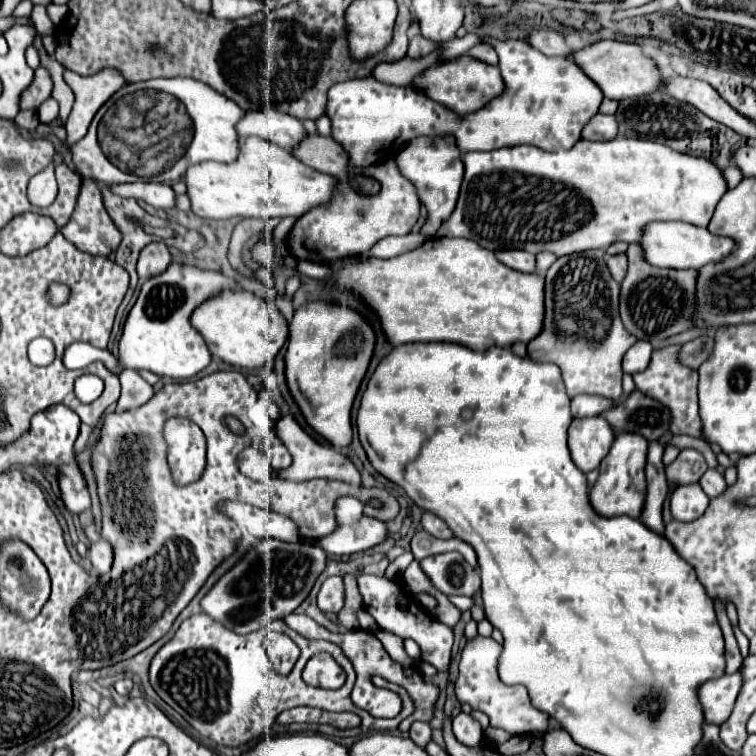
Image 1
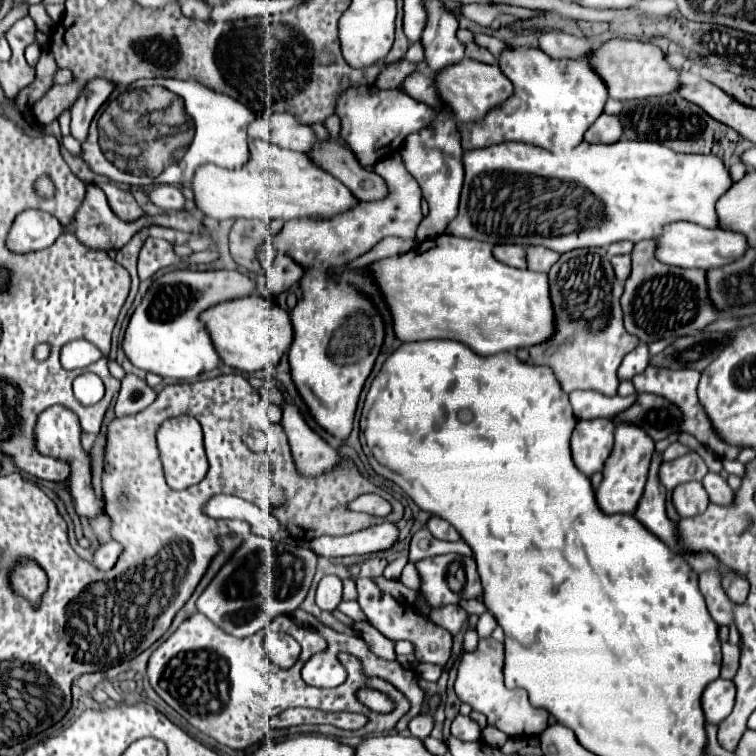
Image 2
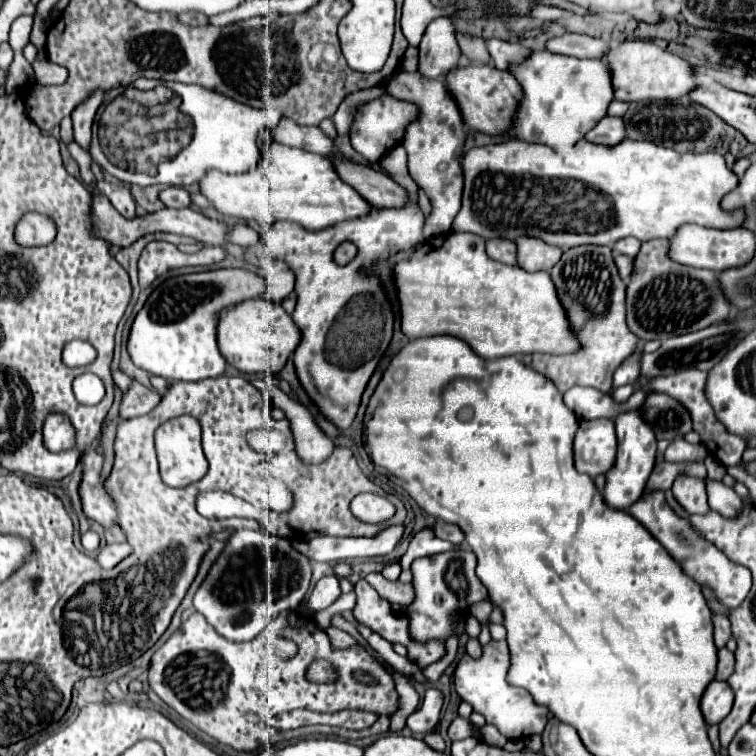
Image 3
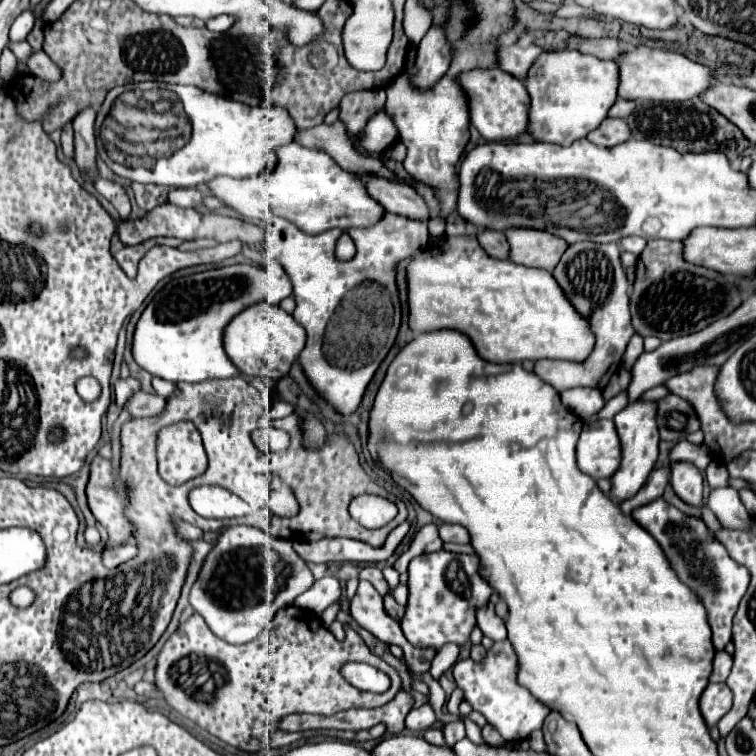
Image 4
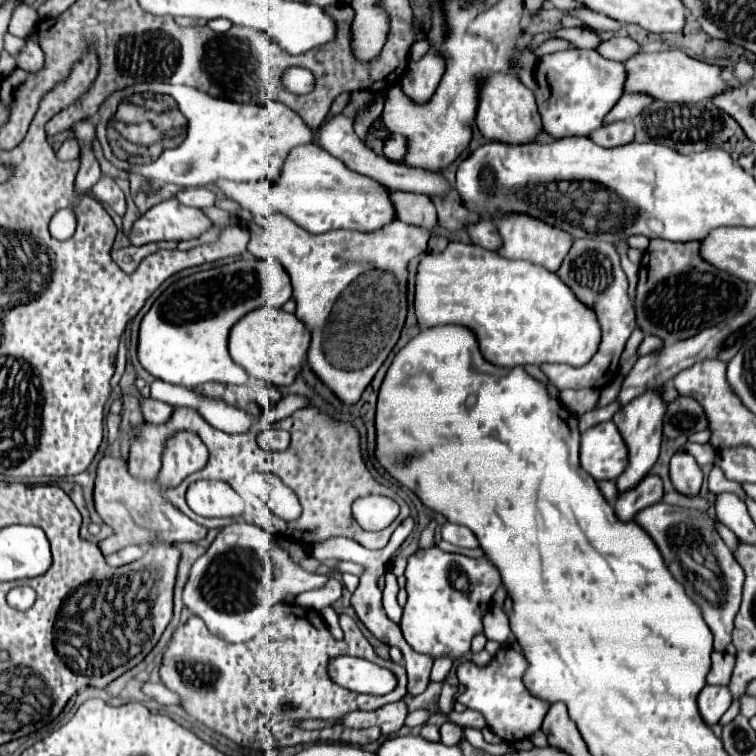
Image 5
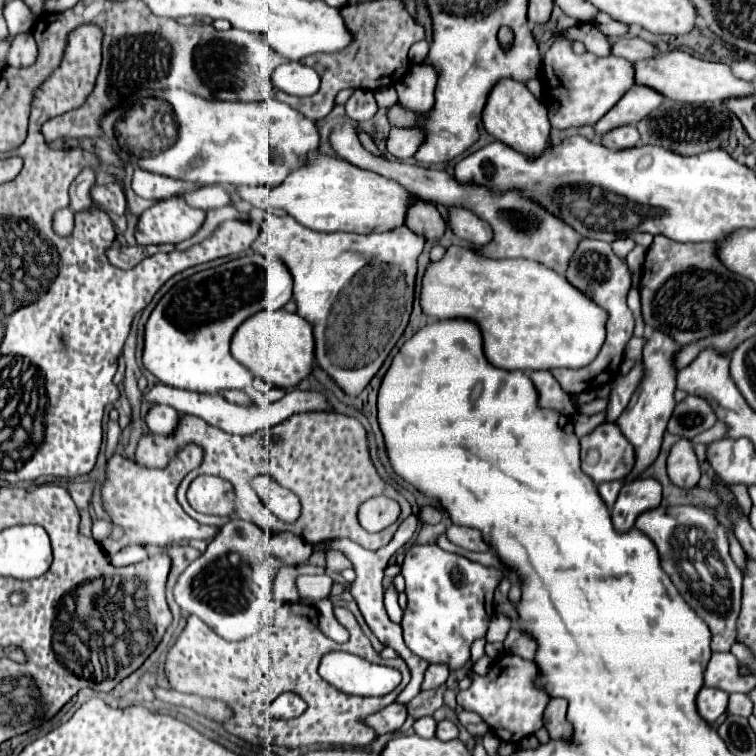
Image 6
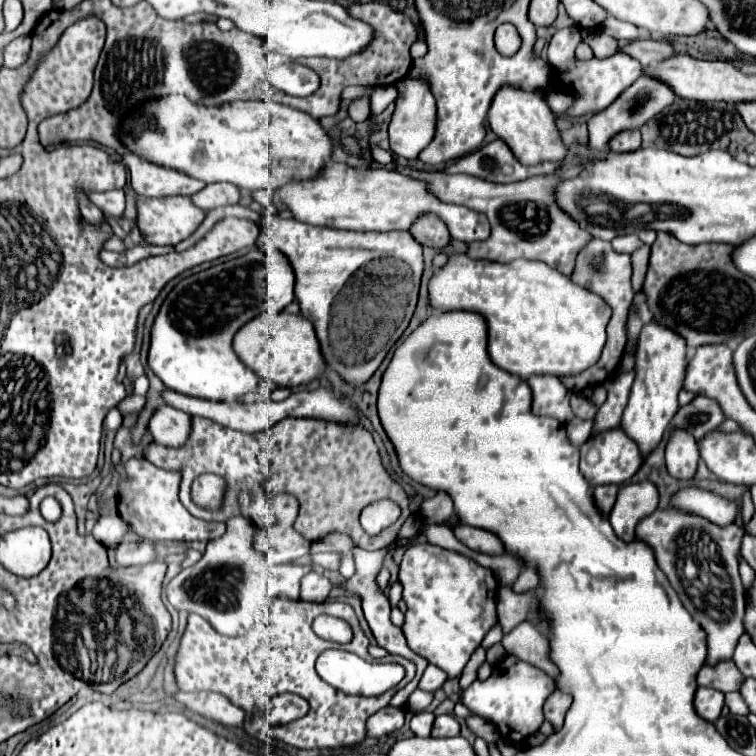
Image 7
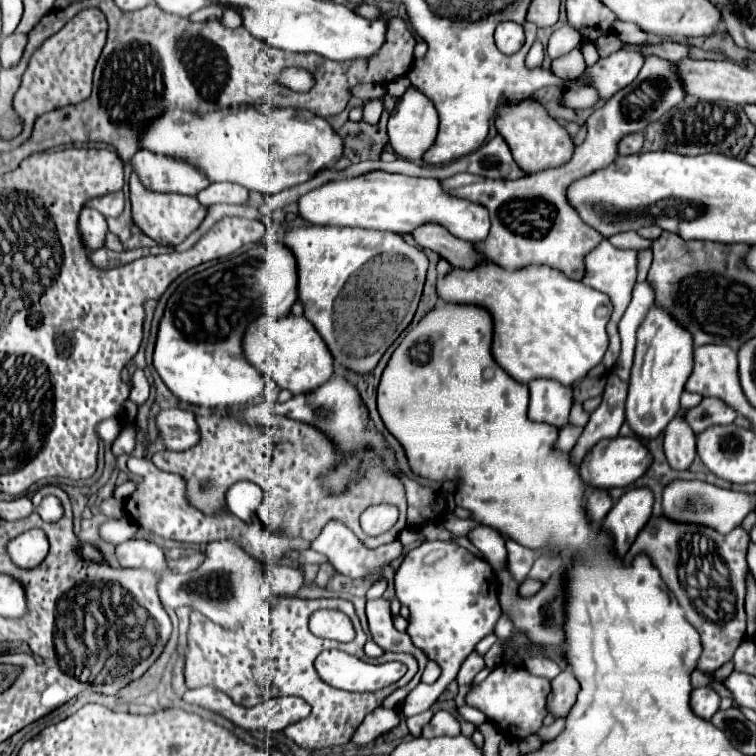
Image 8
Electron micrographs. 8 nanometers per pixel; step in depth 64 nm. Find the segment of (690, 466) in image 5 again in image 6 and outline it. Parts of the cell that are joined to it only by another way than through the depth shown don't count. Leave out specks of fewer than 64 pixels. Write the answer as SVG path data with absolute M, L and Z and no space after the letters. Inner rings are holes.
M680 440L674 444L670 456L668 456L668 476L672 484L680 488L694 488L700 480L700 464L694 454L690 440Z

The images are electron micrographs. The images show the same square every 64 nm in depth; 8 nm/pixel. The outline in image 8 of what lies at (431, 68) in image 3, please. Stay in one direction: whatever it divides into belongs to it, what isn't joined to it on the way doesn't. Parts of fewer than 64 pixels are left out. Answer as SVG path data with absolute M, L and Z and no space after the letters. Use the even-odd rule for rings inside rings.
M416 86L408 88L404 96L398 98L398 104L388 120L388 136L390 136L390 146L398 156L410 162L420 162L422 154L434 144L438 134L438 112L428 96L424 96Z

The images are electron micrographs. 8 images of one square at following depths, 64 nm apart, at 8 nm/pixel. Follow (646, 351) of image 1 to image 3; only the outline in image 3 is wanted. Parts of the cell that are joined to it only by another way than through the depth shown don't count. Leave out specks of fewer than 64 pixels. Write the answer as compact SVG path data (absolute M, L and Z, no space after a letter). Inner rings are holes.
M634 352L620 364L620 368L614 374L614 388L624 384L634 384L634 380L640 376L640 358L642 352Z

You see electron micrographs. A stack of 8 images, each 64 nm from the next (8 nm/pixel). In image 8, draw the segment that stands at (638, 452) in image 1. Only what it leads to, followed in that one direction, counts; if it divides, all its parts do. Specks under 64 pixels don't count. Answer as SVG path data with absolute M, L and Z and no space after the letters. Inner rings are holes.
M652 306L652 312L644 318L638 332L636 356L630 374L630 390L626 400L626 422L630 430L646 440L664 432L668 422L680 412L680 394L694 366L694 344L688 332L680 324L672 324L660 308Z

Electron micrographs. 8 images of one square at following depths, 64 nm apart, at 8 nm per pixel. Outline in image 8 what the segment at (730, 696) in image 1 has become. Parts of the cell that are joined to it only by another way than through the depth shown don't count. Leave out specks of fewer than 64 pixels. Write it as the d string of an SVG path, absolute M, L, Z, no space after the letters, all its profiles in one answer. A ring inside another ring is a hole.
M696 688L696 690L692 692L690 704L692 704L692 710L694 710L700 718L710 720L710 718L716 714L716 710L720 708L720 696L718 696L712 688Z

